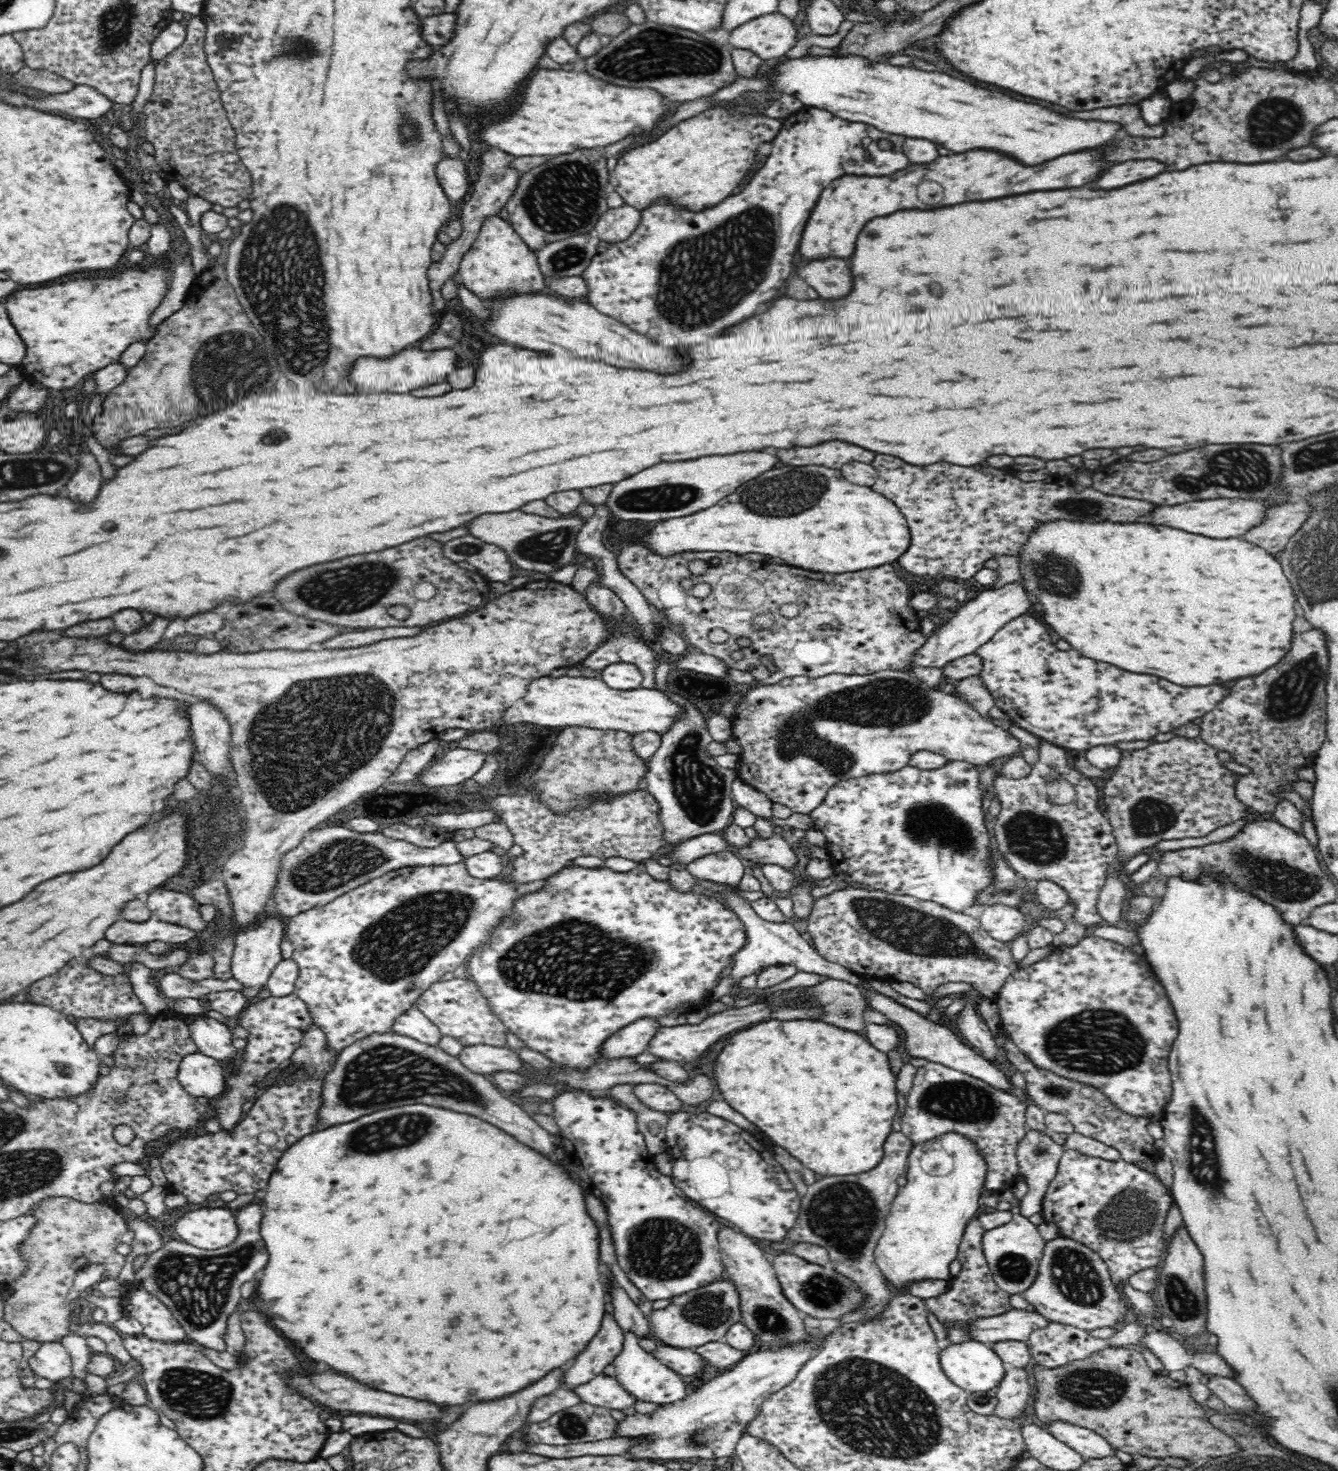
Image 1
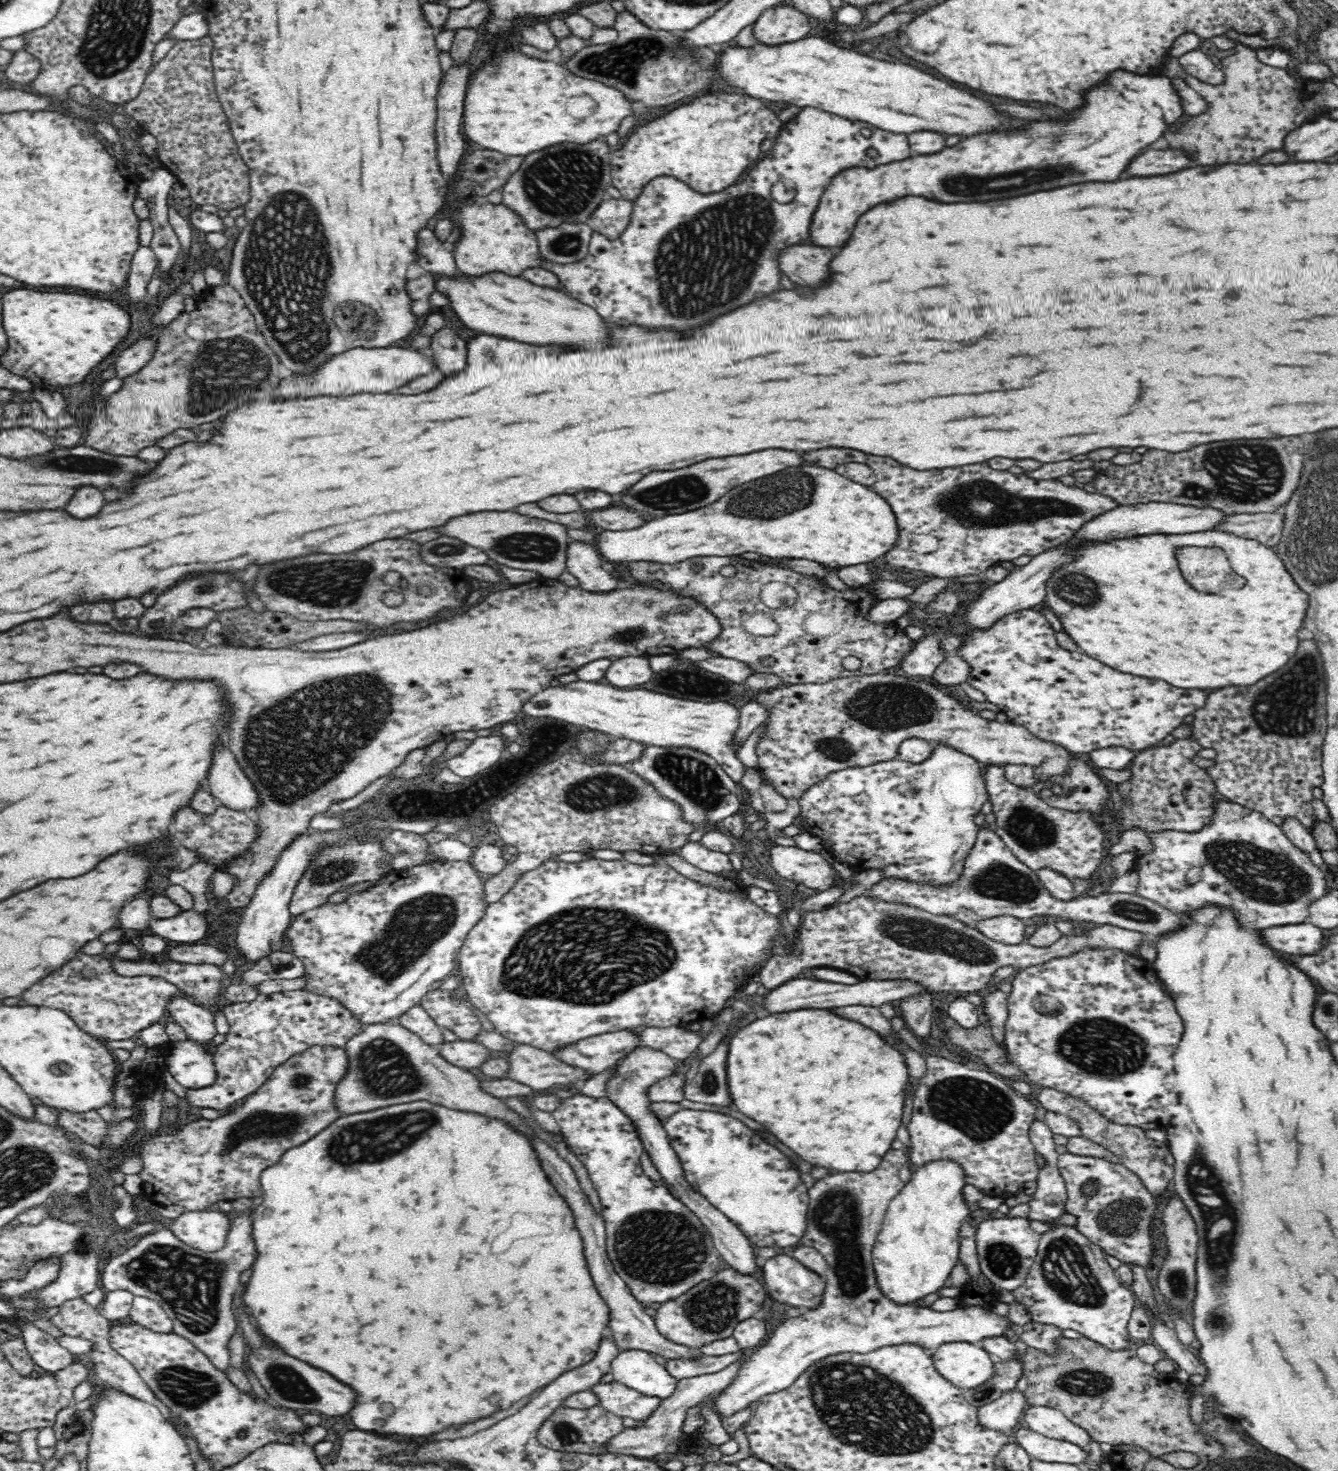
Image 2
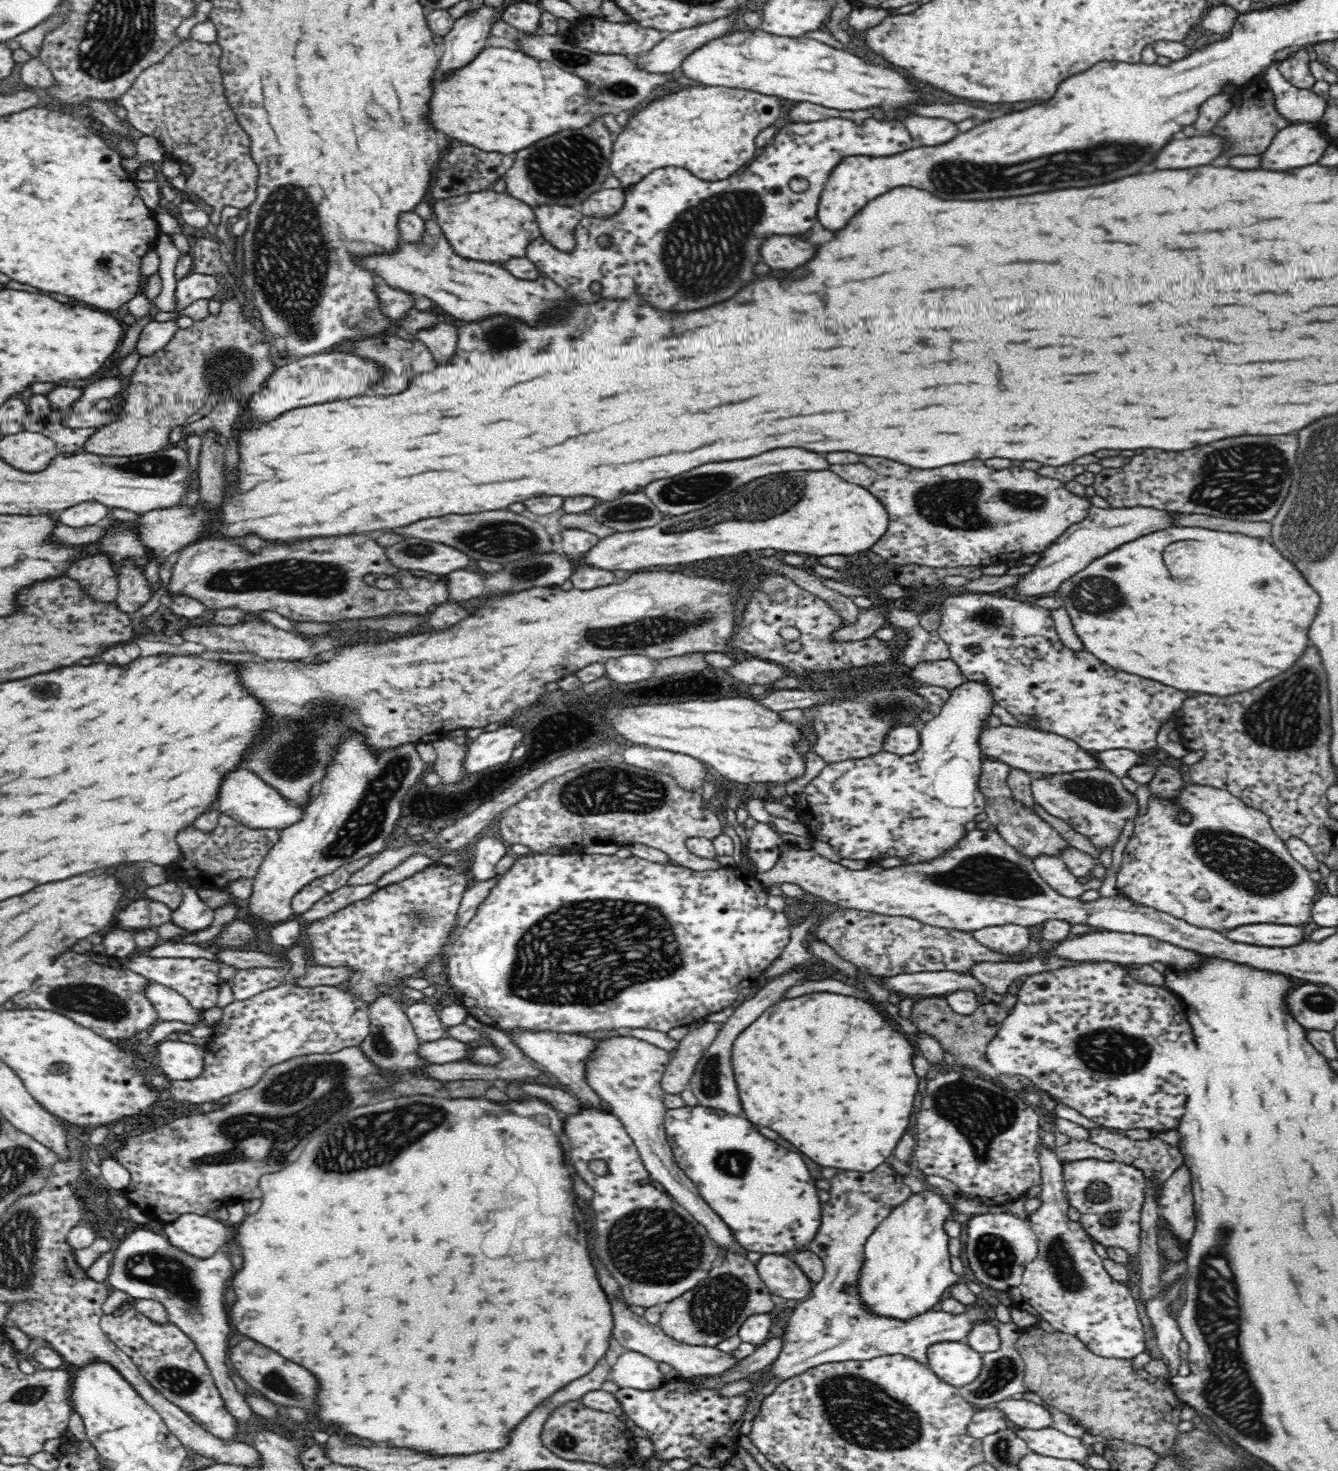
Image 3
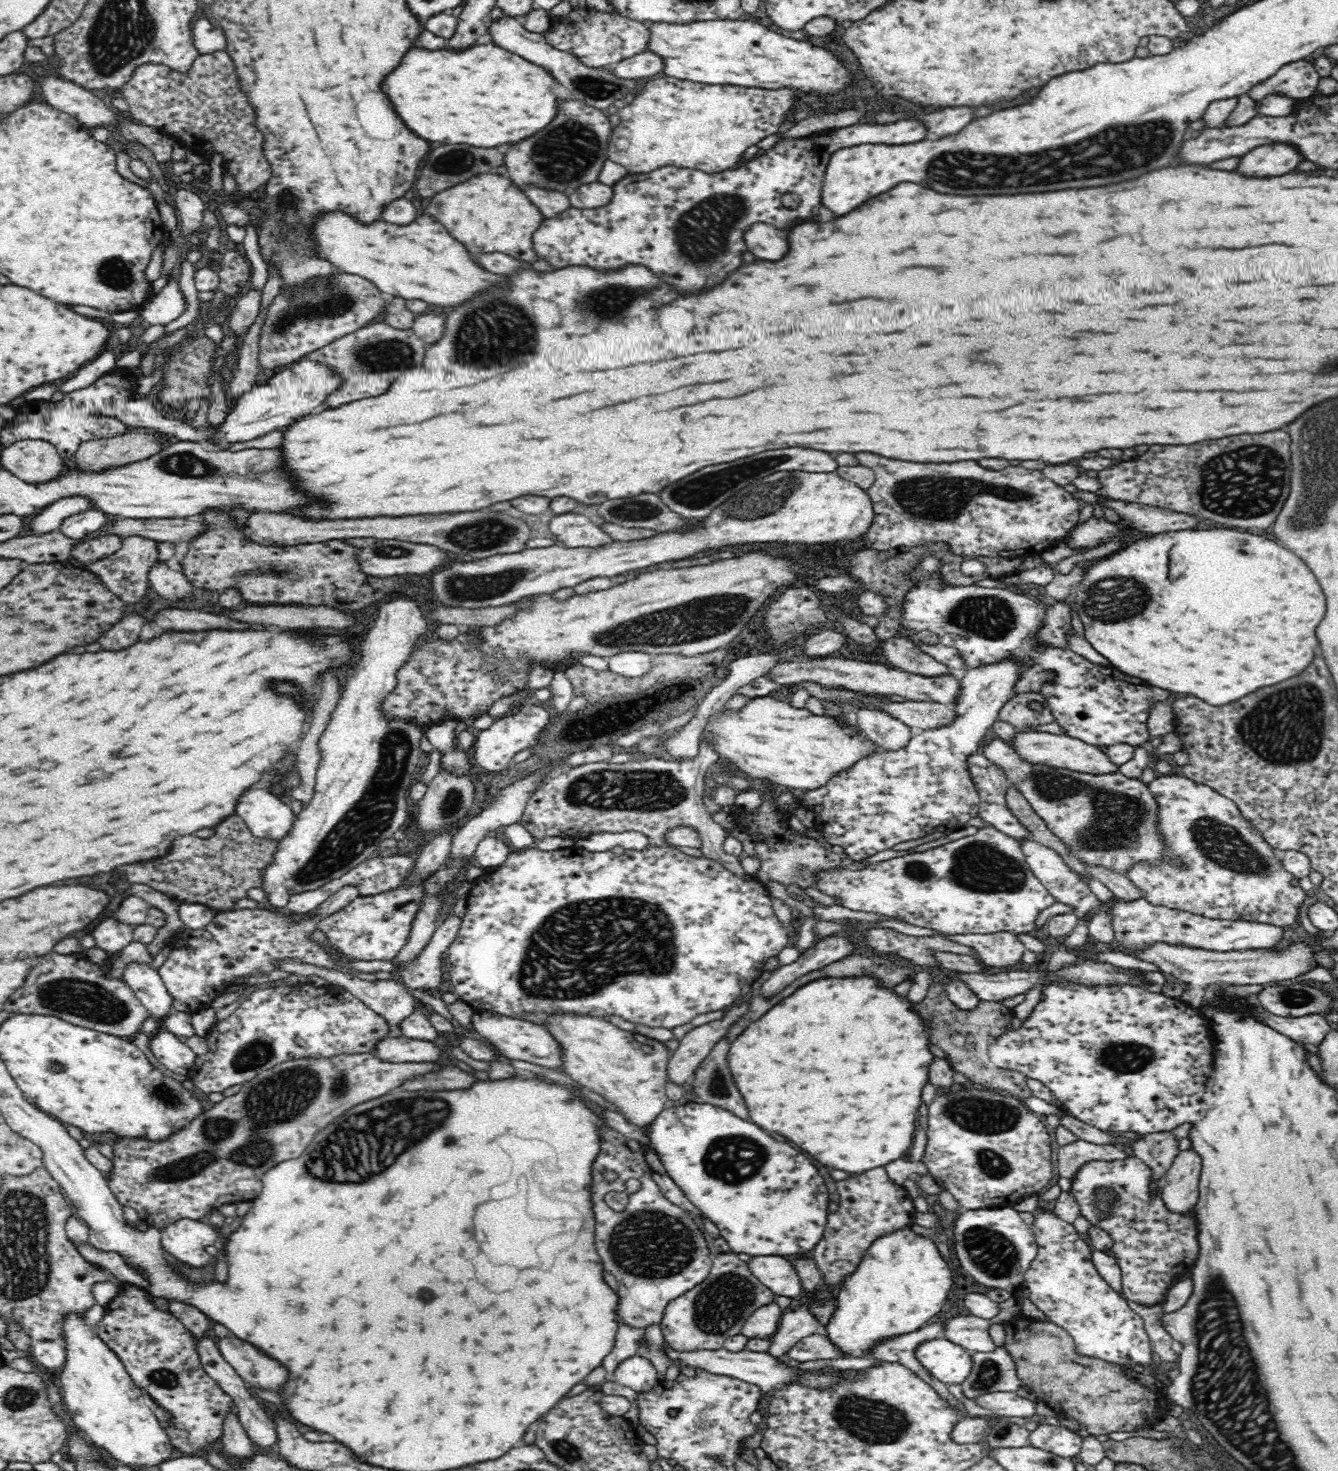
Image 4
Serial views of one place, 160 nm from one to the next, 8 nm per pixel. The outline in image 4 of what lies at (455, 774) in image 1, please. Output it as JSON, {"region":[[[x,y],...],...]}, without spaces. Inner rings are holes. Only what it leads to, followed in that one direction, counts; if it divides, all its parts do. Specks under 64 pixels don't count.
{"region":[[[525,704],[516,714],[502,717],[500,720],[496,720],[488,729],[478,731],[471,752],[476,767],[490,772],[500,772],[508,768],[510,760],[514,758],[515,754],[518,754],[518,751],[529,749],[538,742],[541,732],[550,722],[550,718],[551,714],[543,706]]]}

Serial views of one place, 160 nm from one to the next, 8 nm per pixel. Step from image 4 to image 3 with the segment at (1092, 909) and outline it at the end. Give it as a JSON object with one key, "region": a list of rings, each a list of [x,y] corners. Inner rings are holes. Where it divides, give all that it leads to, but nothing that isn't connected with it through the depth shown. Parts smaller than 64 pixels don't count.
{"region":[[[1038,854],[1032,858],[1034,868],[1038,874],[1054,889],[1058,894],[1079,898],[1086,889],[1097,890],[1100,881],[1092,878],[1086,883],[1080,882],[1068,868],[1068,865],[1058,856],[1049,854]]]}

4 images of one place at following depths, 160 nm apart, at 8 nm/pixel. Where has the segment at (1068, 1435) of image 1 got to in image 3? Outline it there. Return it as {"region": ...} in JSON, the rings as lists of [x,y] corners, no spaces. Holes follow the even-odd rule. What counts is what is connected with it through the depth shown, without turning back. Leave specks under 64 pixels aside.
{"region":[[[1005,1399],[994,1404],[1004,1413],[1011,1426],[1022,1429],[1038,1430],[1052,1427],[1052,1416],[1047,1408],[1028,1400]]]}

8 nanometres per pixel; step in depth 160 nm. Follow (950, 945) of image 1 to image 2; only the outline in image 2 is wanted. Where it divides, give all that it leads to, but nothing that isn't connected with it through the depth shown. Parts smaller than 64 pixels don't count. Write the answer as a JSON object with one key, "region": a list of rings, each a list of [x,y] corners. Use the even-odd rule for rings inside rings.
{"region":[[[862,895],[847,904],[804,913],[796,938],[799,942],[797,952],[774,954],[759,970],[764,988],[775,989],[795,979],[803,968],[811,966],[847,970],[864,981],[909,978],[936,992],[975,993],[989,986],[988,980],[1002,966],[1022,970],[1086,949],[1116,949],[1139,956],[1138,948],[1146,941],[1143,934],[1106,924],[1089,930],[1086,935],[1062,935],[1054,944],[1044,948],[1028,942],[1005,945],[986,938],[977,928],[955,918]]]}

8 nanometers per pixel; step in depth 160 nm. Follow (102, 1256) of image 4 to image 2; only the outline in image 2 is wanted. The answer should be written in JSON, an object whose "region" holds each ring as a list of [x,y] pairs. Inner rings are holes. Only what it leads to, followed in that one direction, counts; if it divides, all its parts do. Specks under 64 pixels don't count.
{"region":[[[250,1211],[244,1212],[232,1222],[228,1232],[225,1245],[216,1252],[202,1252],[192,1248],[178,1237],[167,1227],[140,1236],[139,1240],[116,1258],[112,1258],[106,1264],[102,1272],[102,1290],[112,1292],[113,1290],[127,1290],[134,1297],[146,1297],[158,1300],[160,1306],[166,1310],[166,1314],[172,1319],[173,1331],[184,1338],[187,1338],[198,1350],[202,1351],[210,1363],[216,1369],[222,1371],[227,1376],[230,1368],[229,1342],[236,1334],[236,1316],[232,1313],[232,1299],[236,1291],[242,1289],[240,1273],[248,1270],[256,1260],[256,1248],[252,1240],[252,1219]]]}

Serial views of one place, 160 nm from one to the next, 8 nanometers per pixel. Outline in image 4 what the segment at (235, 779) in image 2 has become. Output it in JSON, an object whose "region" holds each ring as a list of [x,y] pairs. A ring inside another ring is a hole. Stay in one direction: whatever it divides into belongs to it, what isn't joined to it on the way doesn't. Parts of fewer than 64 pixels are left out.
{"region":[[[250,788],[236,803],[235,814],[242,817],[254,836],[280,842],[292,830],[296,816],[282,795],[273,788]]]}

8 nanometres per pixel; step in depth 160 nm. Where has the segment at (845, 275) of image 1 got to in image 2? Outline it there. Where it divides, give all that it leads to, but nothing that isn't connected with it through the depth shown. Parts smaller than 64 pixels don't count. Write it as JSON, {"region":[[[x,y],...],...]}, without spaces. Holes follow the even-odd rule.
{"region":[[[788,246],[778,254],[780,270],[796,284],[802,286],[820,286],[830,278],[828,264],[834,258],[836,250],[826,250],[820,246]]]}

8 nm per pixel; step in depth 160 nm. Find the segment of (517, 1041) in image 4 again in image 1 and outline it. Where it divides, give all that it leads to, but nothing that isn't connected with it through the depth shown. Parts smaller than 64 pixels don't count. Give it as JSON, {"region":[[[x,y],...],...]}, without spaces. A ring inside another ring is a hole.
{"region":[[[650,1017],[631,1022],[602,1042],[598,1057],[600,1060],[630,1059],[647,1052],[647,1046],[658,1028],[658,1022]]]}

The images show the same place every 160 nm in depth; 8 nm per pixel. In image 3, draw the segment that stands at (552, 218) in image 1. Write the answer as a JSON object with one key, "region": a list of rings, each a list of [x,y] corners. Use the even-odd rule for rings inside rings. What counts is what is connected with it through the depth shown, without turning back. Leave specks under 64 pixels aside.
{"region":[[[596,117],[582,128],[568,128],[560,134],[542,138],[514,155],[512,167],[505,172],[506,193],[533,206],[560,205],[580,209],[590,194],[601,190],[610,175],[609,160],[613,149],[614,135],[606,127],[602,117]]]}

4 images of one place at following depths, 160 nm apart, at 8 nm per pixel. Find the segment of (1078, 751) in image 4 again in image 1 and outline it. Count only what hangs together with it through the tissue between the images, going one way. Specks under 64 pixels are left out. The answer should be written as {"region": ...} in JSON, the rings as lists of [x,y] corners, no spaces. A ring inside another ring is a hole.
{"region":[[[907,670],[902,671],[879,671],[875,674],[854,675],[854,674],[828,674],[821,678],[793,677],[786,678],[782,682],[774,685],[759,685],[751,689],[738,703],[734,710],[734,719],[731,726],[736,742],[742,748],[741,764],[735,768],[735,774],[744,783],[752,786],[759,792],[764,793],[772,802],[778,802],[790,808],[793,812],[809,814],[814,810],[838,782],[850,778],[859,778],[864,774],[884,774],[884,772],[894,772],[904,766],[908,766],[908,758],[918,752],[918,750],[930,750],[941,754],[947,760],[966,761],[978,766],[978,764],[990,764],[997,762],[999,758],[1006,756],[1018,756],[1021,754],[1022,745],[1020,740],[1000,727],[1000,723],[990,717],[982,717],[969,703],[957,693],[944,693],[934,688],[924,685],[914,674]]]}

